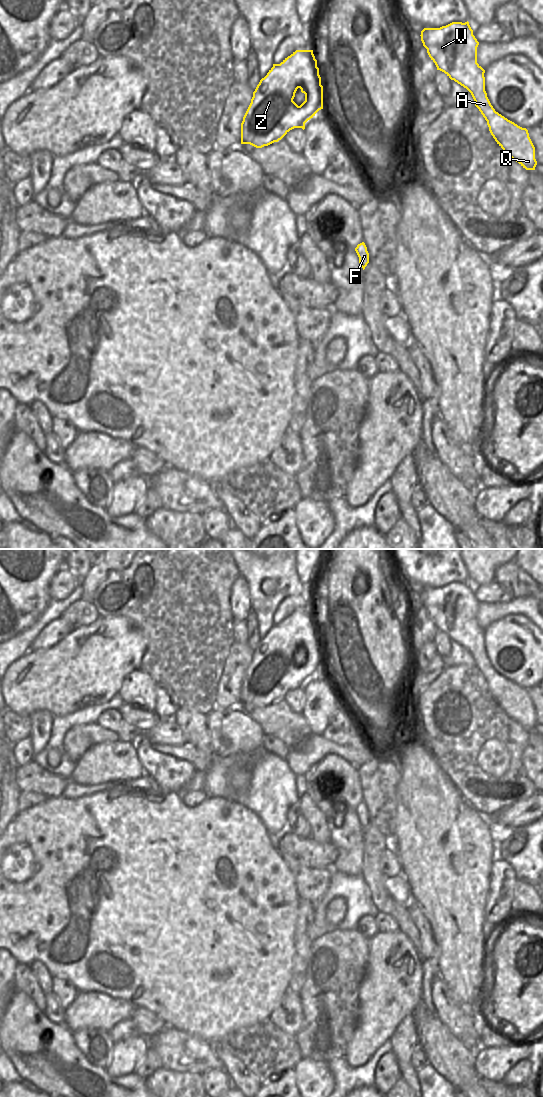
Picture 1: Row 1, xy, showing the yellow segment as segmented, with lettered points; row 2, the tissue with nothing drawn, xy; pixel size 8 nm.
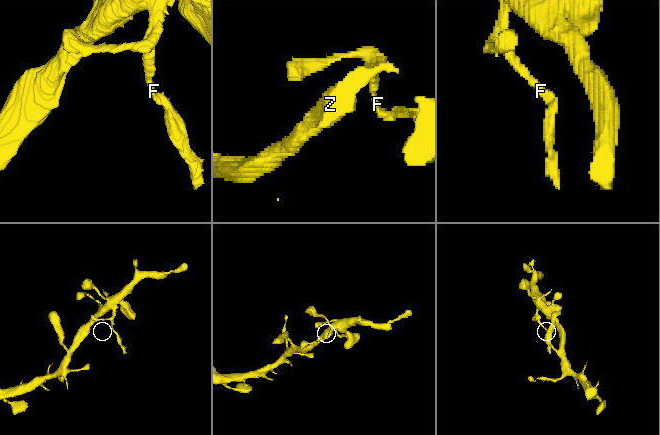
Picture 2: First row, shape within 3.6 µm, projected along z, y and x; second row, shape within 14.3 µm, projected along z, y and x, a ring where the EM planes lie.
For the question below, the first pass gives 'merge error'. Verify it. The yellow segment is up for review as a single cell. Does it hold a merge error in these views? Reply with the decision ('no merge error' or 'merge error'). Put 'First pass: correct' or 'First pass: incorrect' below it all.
no merge error
First pass: incorrect

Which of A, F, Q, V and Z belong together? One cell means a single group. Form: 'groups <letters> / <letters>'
groups A F Q V Z

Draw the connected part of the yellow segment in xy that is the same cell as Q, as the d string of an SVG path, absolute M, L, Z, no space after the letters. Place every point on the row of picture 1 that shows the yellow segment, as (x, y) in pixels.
M469 22L424 28L420 36L437 70L471 93L475 106L487 121L491 135L505 154L526 170L535 170L535 147L528 130L496 112L487 97L485 70L477 63L479 42Z

